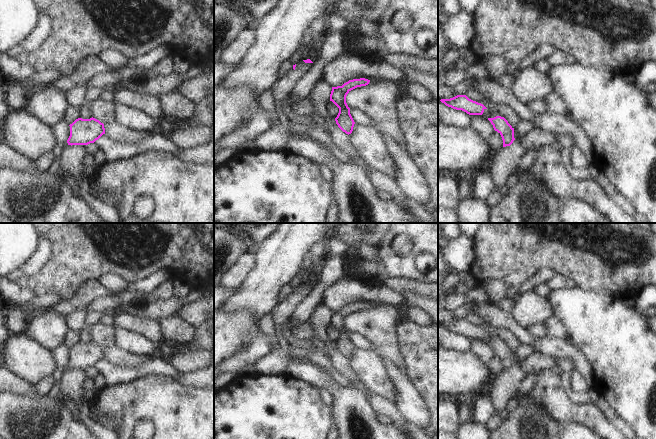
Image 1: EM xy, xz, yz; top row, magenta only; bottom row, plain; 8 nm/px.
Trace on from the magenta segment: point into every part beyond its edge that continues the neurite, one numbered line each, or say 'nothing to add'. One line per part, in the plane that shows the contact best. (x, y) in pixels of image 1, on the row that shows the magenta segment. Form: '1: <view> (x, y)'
1: xz (287, 65).

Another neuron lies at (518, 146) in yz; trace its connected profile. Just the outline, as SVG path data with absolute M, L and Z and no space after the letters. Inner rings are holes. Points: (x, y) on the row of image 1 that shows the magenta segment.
M515 139L510 146L497 152L492 165L488 168L496 186L505 189L519 168L521 157L528 152L522 139Z

